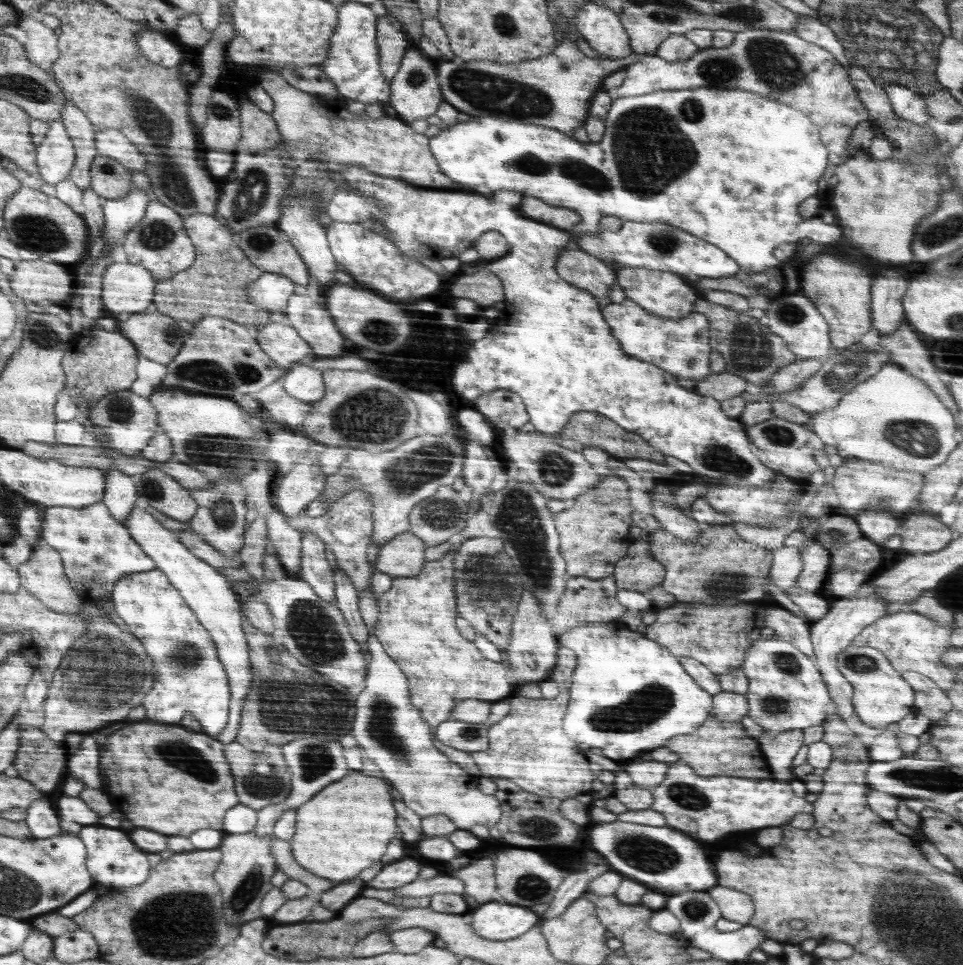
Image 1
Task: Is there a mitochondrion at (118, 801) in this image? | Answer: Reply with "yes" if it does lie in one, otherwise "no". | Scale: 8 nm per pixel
no

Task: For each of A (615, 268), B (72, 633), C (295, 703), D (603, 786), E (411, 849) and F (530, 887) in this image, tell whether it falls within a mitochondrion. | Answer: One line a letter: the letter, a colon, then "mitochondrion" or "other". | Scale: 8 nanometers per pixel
A: other
B: mitochondrion
C: mitochondrion
D: other
E: other
F: mitochondrion

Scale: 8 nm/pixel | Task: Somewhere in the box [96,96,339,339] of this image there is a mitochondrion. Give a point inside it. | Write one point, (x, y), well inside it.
(256, 188)

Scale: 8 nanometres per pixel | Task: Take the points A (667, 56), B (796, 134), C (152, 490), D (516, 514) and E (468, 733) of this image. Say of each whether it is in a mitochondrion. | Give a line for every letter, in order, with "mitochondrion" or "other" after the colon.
A: other
B: other
C: mitochondrion
D: mitochondrion
E: mitochondrion

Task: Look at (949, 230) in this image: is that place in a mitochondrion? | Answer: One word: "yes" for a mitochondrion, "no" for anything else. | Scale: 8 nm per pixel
yes

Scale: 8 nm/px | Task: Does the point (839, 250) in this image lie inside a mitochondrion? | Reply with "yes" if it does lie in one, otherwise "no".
no

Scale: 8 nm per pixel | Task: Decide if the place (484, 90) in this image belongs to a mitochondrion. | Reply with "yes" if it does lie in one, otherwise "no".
yes

